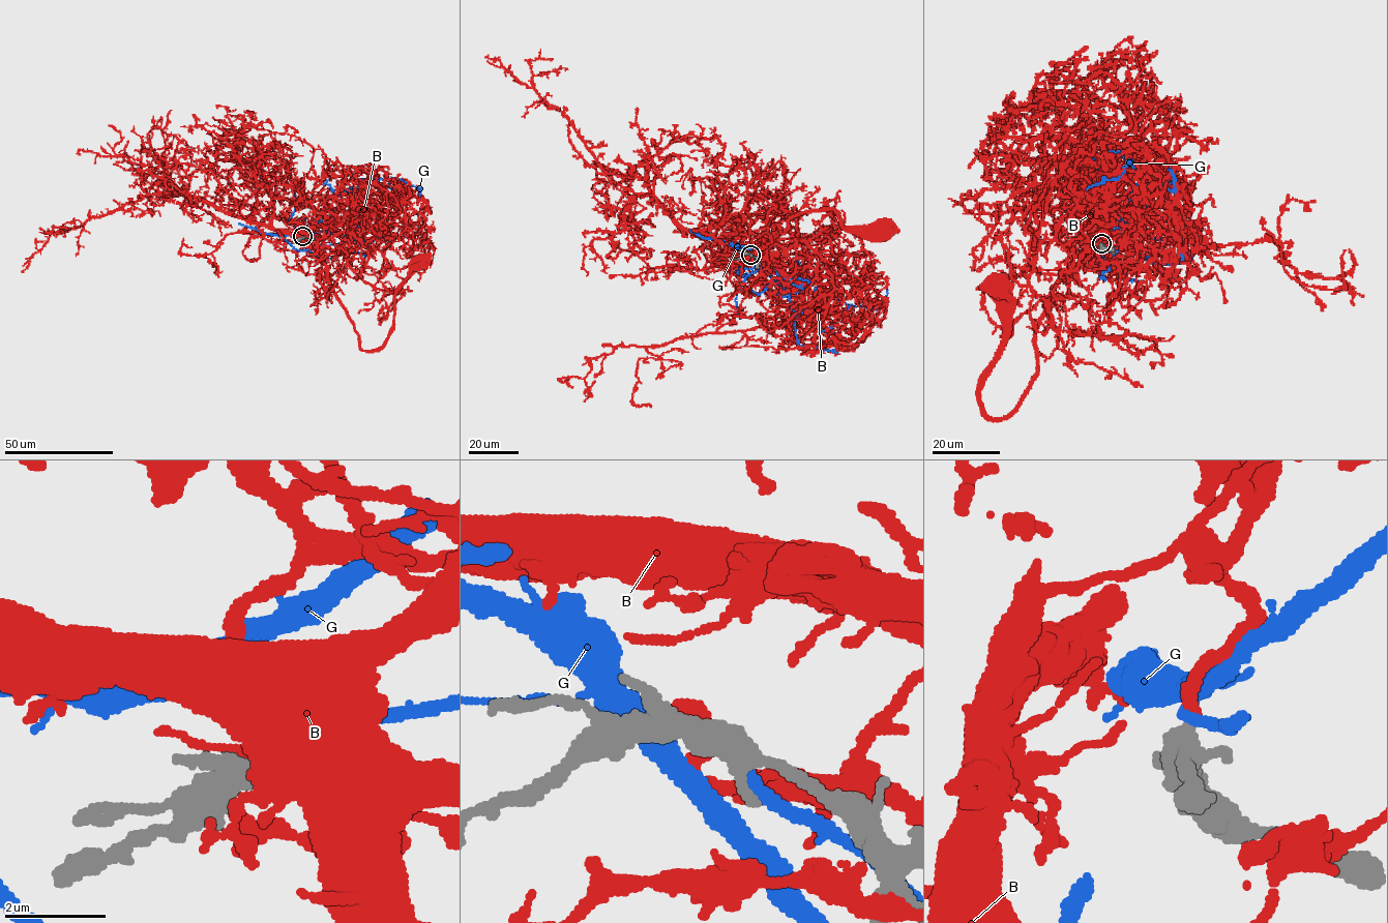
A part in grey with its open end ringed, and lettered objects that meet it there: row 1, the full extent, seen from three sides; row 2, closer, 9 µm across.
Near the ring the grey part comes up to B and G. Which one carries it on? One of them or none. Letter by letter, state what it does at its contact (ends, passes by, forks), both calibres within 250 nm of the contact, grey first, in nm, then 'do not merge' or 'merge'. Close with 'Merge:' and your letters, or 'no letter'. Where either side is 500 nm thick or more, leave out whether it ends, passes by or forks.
B: it ends there; 380 nm thick on the grey side, 280 nm on the other; merge
G: it passes by; 380 nm thick on the grey side, 200 nm on the other; do not merge
Merge: B

